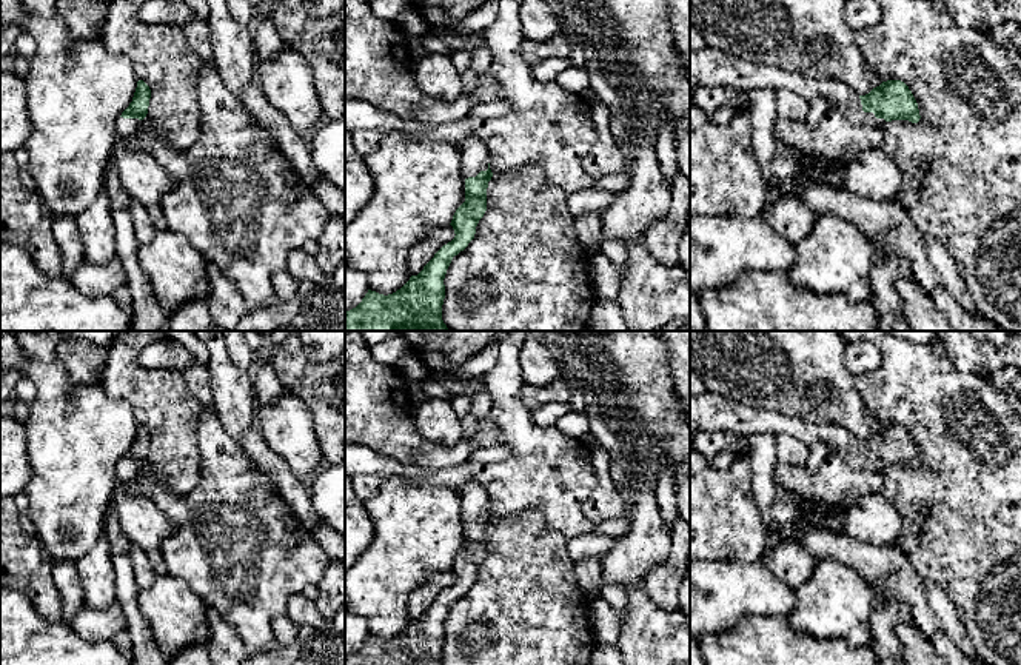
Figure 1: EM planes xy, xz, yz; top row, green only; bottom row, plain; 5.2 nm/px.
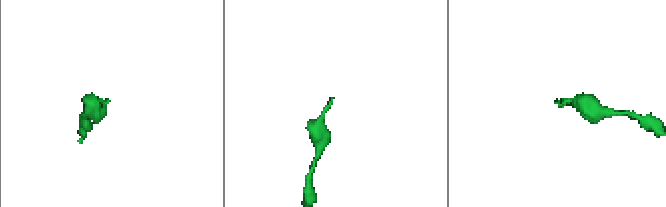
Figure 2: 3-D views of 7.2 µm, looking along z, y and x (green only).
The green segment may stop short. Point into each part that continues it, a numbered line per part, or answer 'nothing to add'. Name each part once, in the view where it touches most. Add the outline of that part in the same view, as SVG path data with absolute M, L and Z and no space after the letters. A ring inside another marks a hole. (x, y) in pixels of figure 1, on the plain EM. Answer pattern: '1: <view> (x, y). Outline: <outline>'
1: yz (709, 411). Outline: M708 391L701 396L690 394L690 437L699 431L724 431L741 436L753 433L788 434L808 446L816 442L825 443L830 453L838 454L856 470L884 474L885 468L873 457L864 457L859 440L841 426L815 425L779 411L756 409Z

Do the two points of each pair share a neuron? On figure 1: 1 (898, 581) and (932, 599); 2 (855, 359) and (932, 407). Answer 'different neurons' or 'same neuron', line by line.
1: same neuron
2: different neurons

